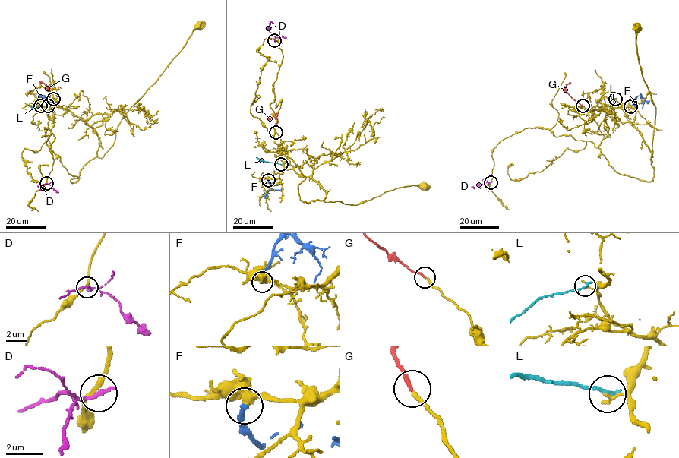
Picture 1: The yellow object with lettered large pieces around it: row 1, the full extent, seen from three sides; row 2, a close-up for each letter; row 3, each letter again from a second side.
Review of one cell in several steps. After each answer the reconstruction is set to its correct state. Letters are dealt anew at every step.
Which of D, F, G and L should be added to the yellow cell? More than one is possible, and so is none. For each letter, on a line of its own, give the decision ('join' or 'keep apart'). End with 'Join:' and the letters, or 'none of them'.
D: keep apart
F: keep apart
G: join
L: keep apart
Join: G

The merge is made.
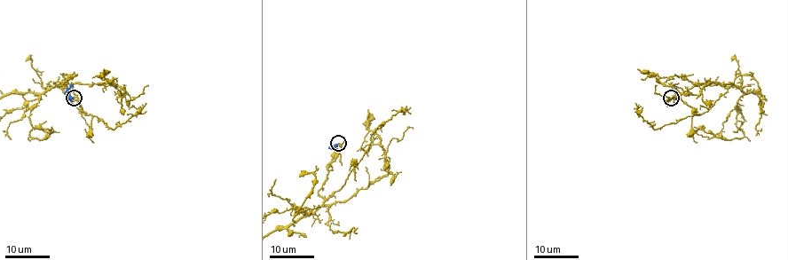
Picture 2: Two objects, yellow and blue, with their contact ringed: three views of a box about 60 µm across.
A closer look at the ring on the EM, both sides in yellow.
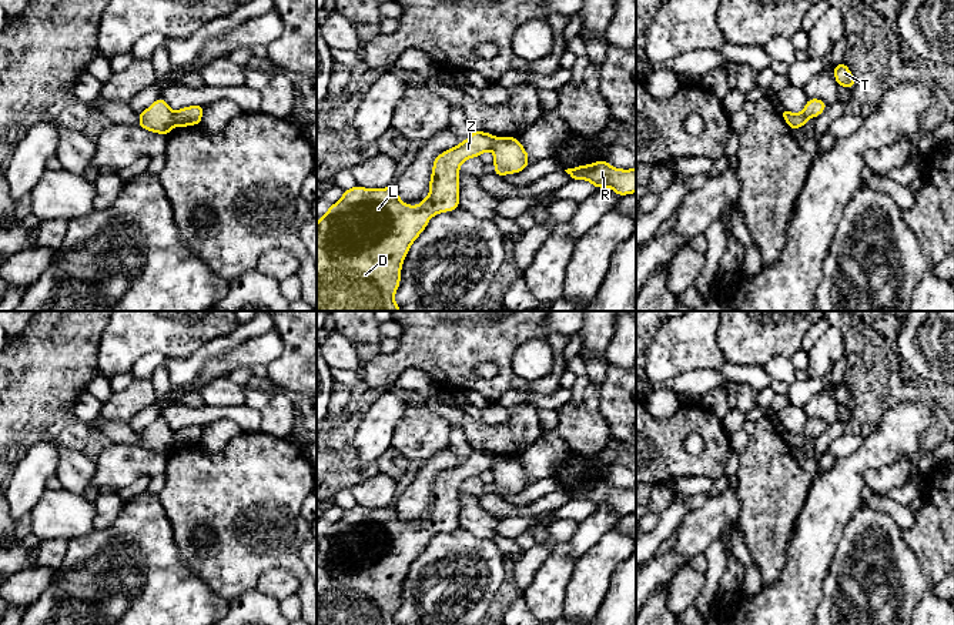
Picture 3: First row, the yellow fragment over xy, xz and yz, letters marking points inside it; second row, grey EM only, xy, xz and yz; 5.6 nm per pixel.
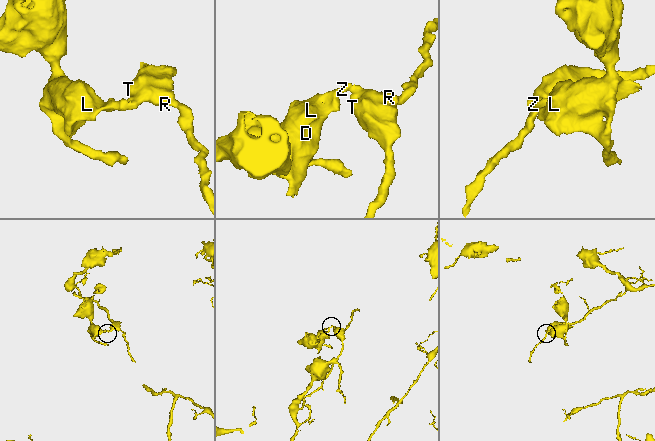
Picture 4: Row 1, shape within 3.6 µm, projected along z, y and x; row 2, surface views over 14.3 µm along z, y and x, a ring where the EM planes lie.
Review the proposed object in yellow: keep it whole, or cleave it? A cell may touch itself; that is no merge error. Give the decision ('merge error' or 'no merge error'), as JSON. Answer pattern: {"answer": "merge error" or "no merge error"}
{"answer": "merge error"}

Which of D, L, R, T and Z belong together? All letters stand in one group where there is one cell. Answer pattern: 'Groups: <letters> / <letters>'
Groups: D L Z / R T

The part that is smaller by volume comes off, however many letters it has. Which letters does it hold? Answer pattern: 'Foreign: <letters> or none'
Foreign: D, L, Z

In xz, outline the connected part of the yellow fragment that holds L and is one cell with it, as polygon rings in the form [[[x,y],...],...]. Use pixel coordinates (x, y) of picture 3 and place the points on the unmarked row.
[[[473,449],[465,461],[436,475],[429,499],[431,512],[418,525],[405,524],[394,505],[354,505],[345,509],[317,542],[317,625],[398,625],[394,615],[412,562],[435,534],[459,527],[461,484],[492,469],[495,458]]]

